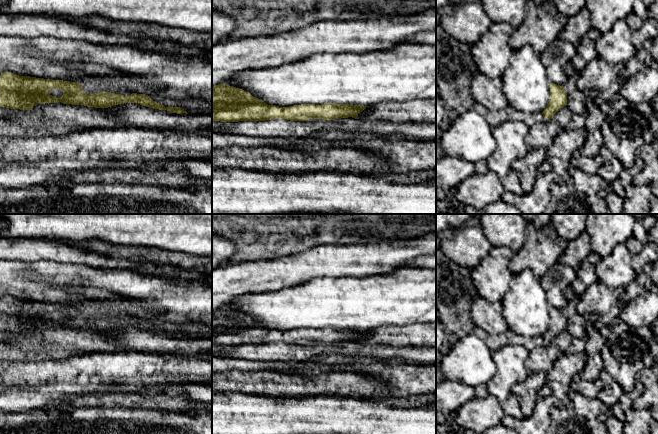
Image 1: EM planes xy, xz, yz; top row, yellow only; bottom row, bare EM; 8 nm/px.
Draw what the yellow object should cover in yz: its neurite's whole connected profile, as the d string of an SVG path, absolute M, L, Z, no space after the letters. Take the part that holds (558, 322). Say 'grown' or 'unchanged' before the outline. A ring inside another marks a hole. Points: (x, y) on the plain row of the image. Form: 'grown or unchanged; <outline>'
unchanged; M555 307L550 308L550 325L546 333L542 336L543 341L552 343L554 338L567 329L567 318L563 310Z

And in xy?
unchanged; M11 296L0 298L0 331L32 334L39 327L57 326L95 332L108 332L124 327L138 327L142 330L167 334L171 337L188 338L180 330L165 331L145 318L132 317L124 320L106 315L89 318L84 316L81 308L77 306L19 300ZM54 312L63 315L61 322L47 317Z

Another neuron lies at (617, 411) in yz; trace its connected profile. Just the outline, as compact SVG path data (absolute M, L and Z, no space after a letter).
M616 403L612 408L610 408L609 413L613 414L615 417L617 417L622 422L625 421L625 414L619 403Z

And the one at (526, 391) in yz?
M528 373L527 377L515 384L511 391L519 399L521 405L521 411L524 417L528 417L532 414L535 404L538 399L537 392L544 386L546 380L546 373Z

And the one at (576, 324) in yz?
M570 286L563 289L563 294L567 300L567 305L563 312L567 318L567 331L573 338L586 339L586 319L577 312L577 303L580 297L577 296Z

